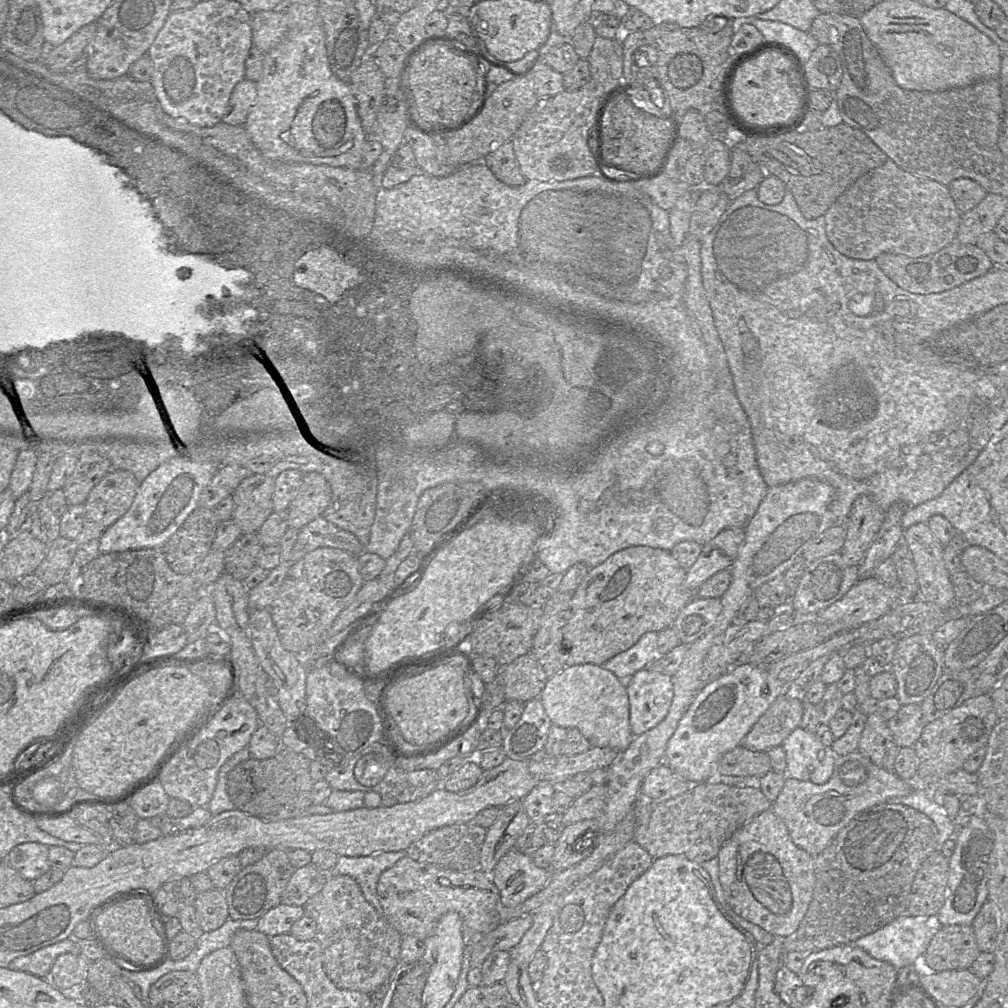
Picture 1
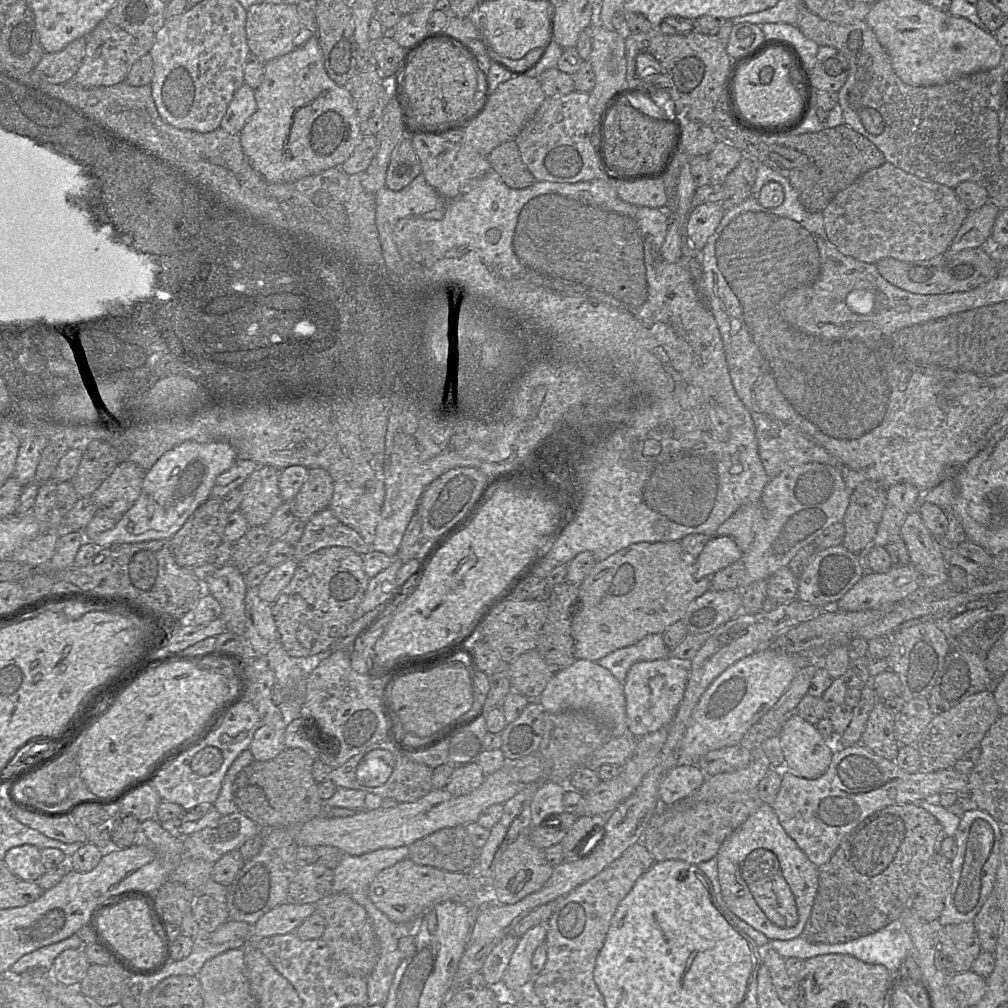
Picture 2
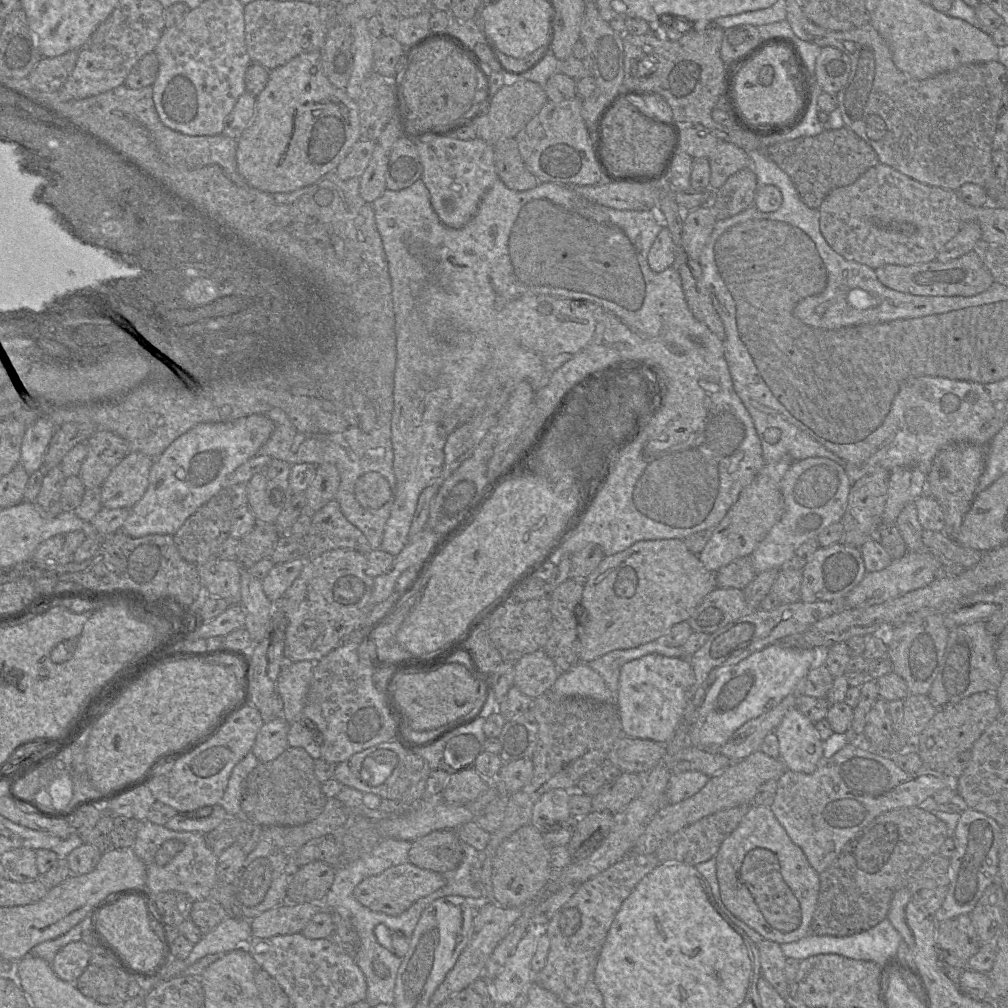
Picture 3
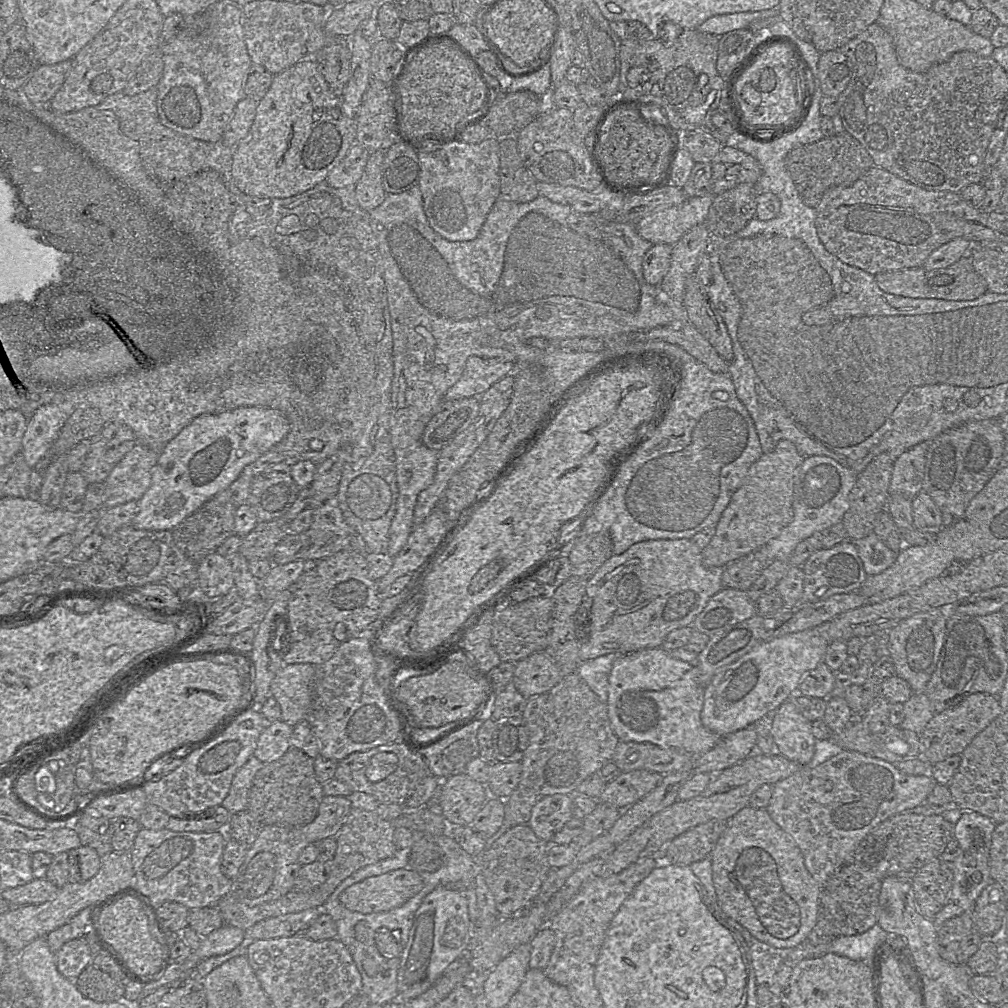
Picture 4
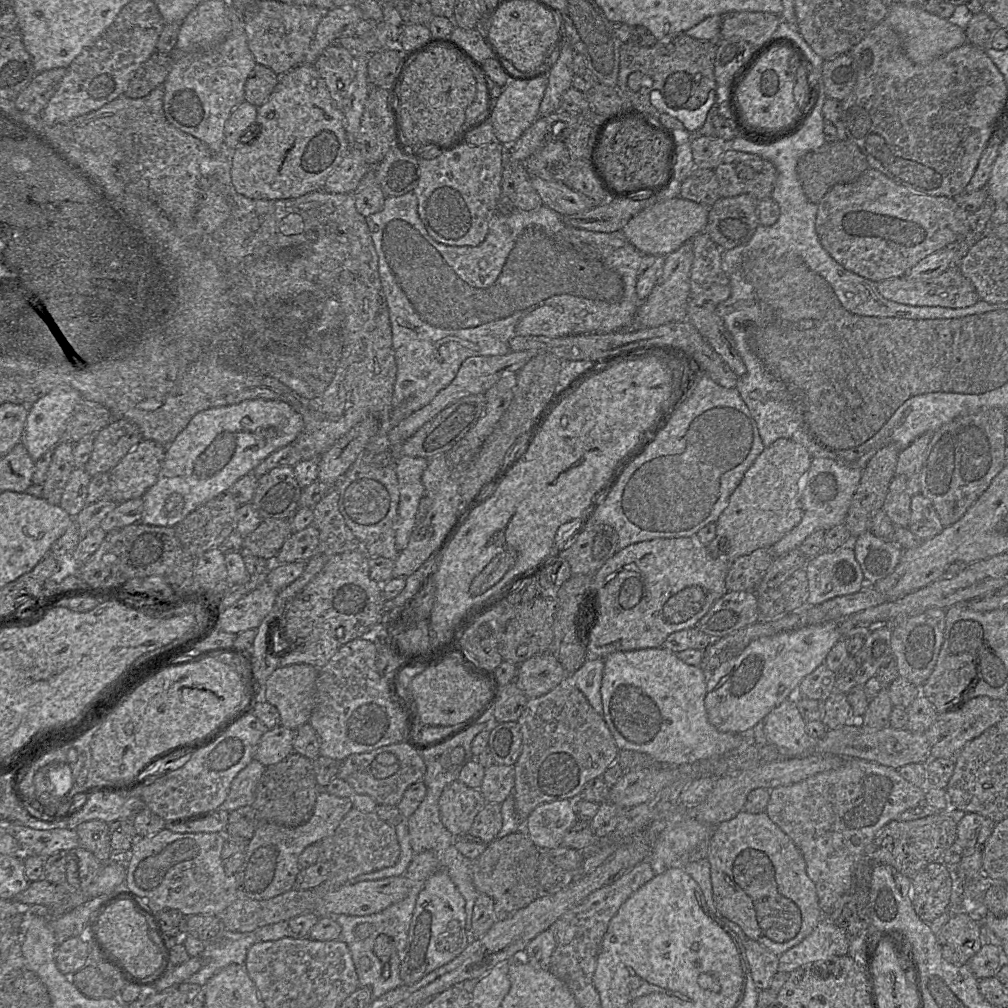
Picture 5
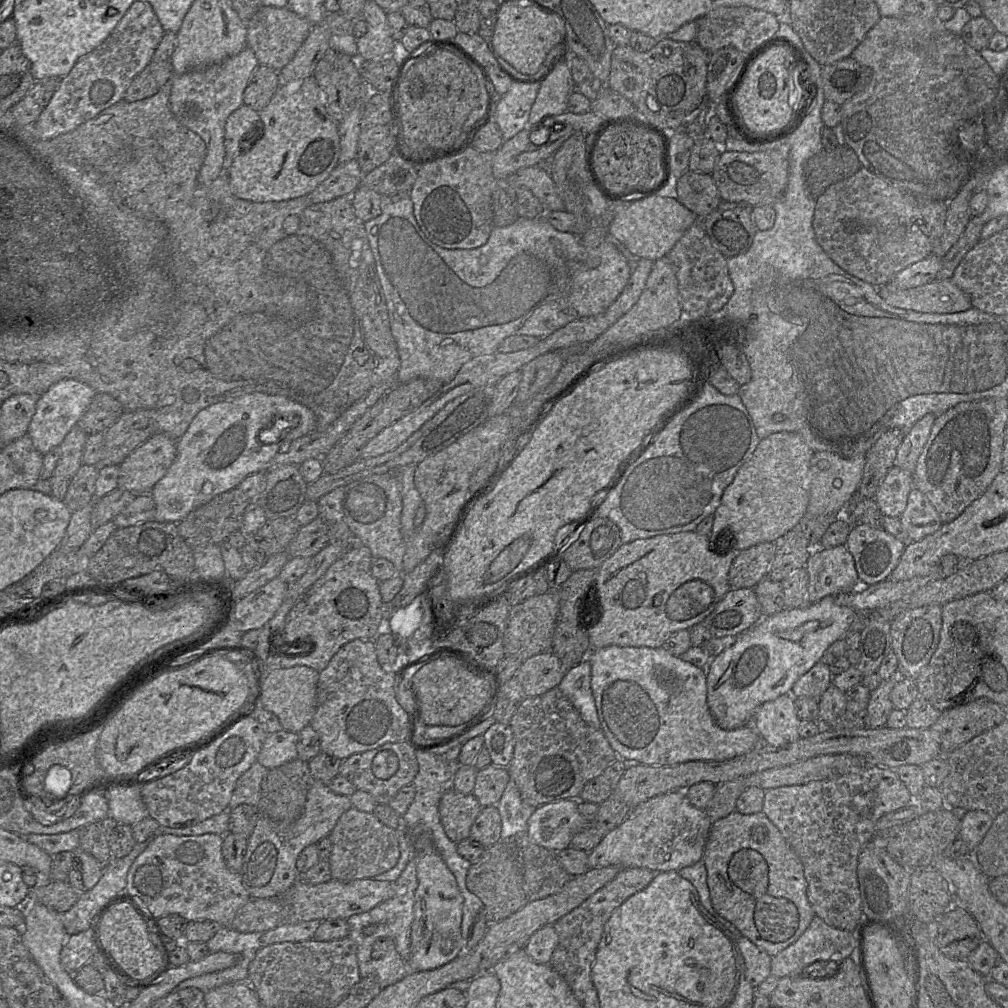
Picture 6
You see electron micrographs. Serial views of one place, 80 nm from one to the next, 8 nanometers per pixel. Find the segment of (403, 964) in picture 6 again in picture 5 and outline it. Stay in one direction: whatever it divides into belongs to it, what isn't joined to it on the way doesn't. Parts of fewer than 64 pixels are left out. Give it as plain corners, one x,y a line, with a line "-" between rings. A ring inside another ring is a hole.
395,950
390,956
388,964
390,965
390,975
384,978
382,963
374,958
370,958
370,968
363,973
359,968
355,968
358,975
359,985
369,987
373,998
378,998
383,994
402,985
400,977
400,963
402,962
402,952

